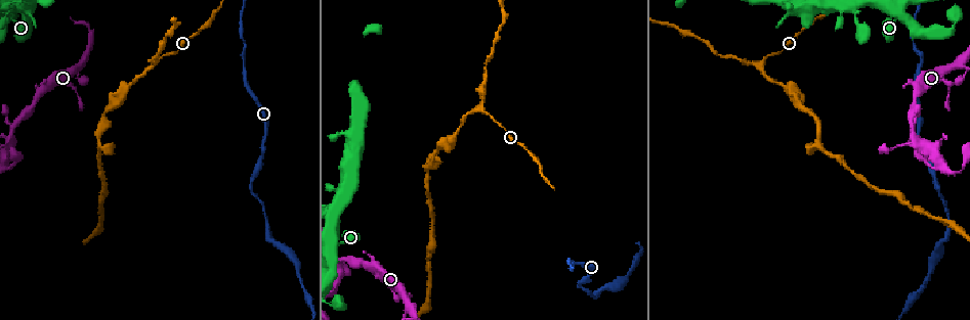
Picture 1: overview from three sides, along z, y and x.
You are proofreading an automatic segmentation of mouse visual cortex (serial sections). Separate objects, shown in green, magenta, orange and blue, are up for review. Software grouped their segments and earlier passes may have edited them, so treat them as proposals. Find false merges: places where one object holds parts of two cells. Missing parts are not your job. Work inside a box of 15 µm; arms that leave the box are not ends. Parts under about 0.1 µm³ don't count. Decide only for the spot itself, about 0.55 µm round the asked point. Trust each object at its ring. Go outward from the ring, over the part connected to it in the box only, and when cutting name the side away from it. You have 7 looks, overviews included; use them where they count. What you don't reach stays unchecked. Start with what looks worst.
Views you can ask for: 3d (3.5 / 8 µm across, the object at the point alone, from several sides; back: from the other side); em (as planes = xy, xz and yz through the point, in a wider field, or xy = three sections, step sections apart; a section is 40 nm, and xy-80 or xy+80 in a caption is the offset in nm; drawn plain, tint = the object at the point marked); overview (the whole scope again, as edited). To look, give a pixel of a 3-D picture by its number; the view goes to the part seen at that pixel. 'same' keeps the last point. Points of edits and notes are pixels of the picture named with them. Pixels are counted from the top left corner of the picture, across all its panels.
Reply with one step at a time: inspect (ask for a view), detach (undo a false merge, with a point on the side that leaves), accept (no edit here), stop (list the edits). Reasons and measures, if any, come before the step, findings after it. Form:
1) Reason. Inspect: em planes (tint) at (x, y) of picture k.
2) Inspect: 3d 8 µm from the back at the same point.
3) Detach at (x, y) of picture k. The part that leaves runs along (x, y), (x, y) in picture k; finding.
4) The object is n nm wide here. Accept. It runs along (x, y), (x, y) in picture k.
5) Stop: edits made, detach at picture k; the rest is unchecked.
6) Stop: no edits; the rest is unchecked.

Branch point. Inspect: 3d 8 µm from the back at (760, 65) of picture 1.

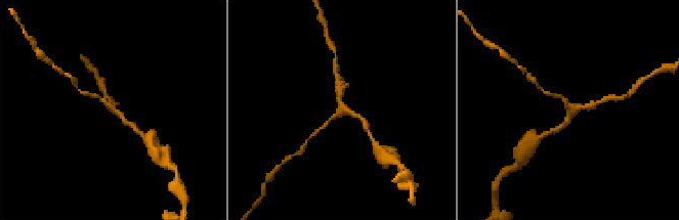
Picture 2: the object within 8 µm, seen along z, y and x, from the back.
Zoom in. Inspect: 3d 3.5 µm at (340, 114) of picture 2.

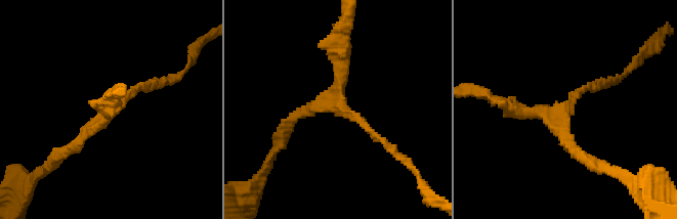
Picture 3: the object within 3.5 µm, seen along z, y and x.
3 arms meet here. Accept. It runs along (157, 83), (128, 92), (59, 156) in picture 3; all the same cell.

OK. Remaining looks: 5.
Arms part here. Inspect: 3d 3.5 µm at (918, 144) of picture 1.

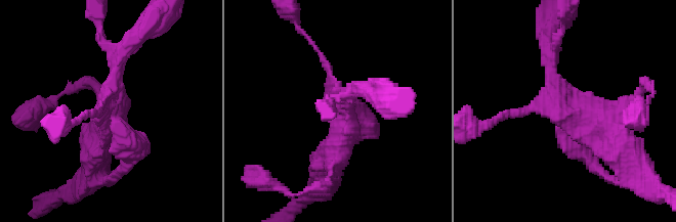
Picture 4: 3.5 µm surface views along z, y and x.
Inspect: em planes (tint) at (342, 117) of picture 4.

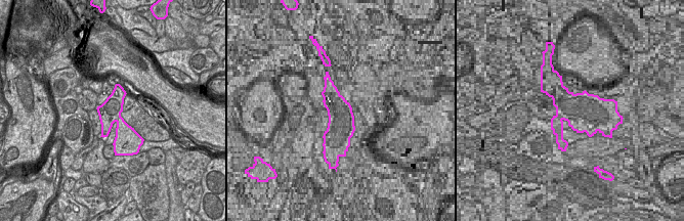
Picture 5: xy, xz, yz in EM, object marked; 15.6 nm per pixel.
Accept. It runs along (550, 50), (568, 104), (624, 144) in picture 4; all the same cell.

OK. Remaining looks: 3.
Abrupt turn. Inspect: em xy step 5 (tint) at (957, 67) of picture 1.

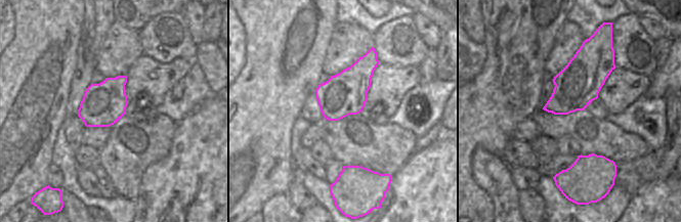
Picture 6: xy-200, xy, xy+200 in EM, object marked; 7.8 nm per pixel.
See where the arms go. Inspect: 3d 3.5 µm at the same point.

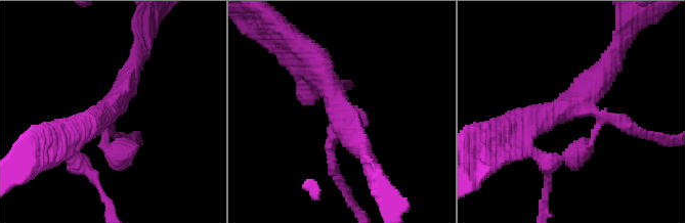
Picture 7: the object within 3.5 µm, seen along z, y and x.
Accept. It runs along (521, 126), (576, 106), (613, 53) in picture 7; all the same cell.

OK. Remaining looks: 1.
Stop: no edits; the rest is unchecked.

